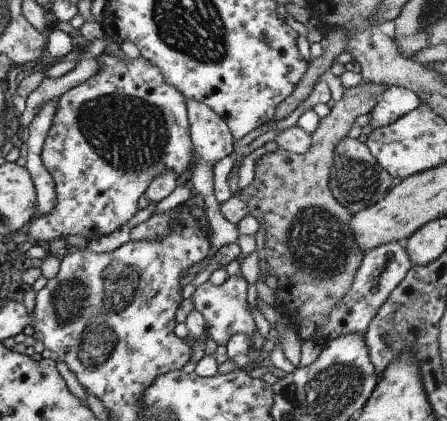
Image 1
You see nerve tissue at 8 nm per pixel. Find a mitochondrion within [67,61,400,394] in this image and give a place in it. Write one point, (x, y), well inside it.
(128, 133)

